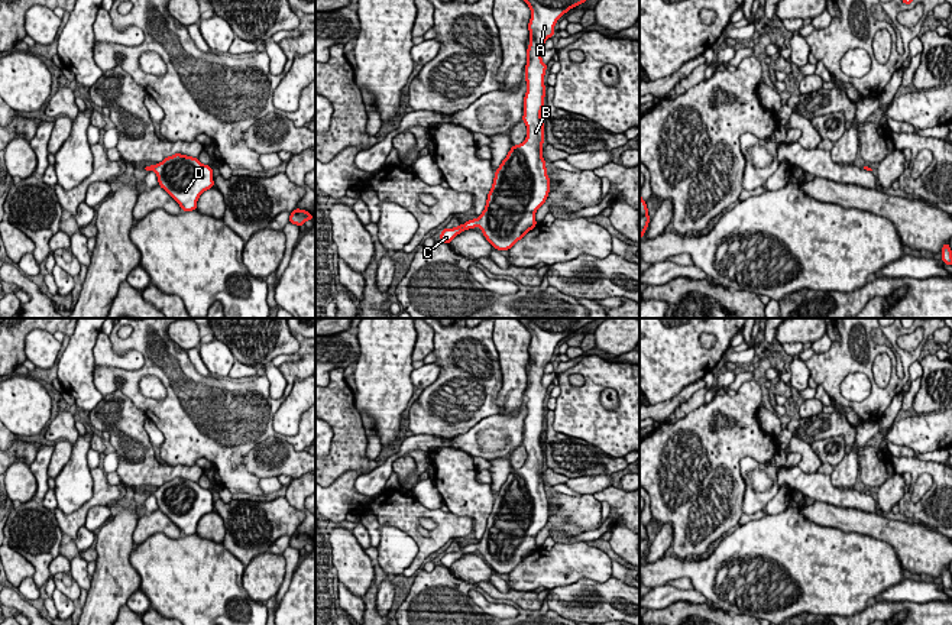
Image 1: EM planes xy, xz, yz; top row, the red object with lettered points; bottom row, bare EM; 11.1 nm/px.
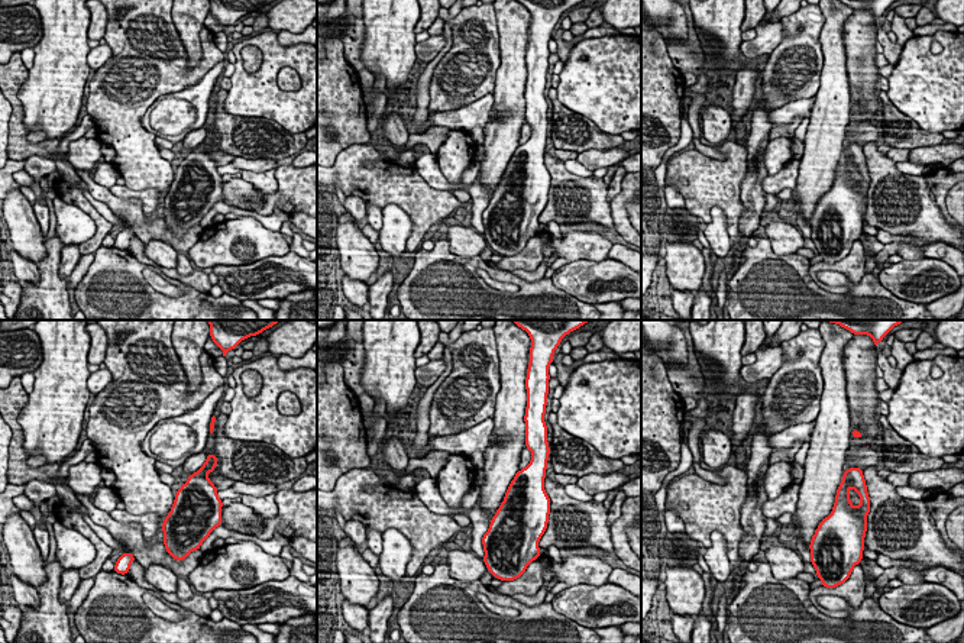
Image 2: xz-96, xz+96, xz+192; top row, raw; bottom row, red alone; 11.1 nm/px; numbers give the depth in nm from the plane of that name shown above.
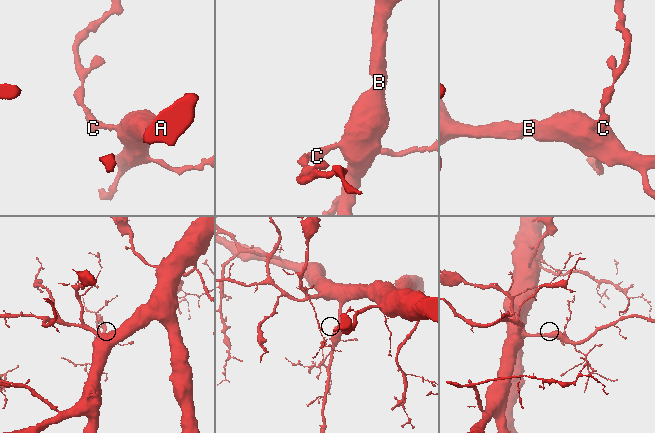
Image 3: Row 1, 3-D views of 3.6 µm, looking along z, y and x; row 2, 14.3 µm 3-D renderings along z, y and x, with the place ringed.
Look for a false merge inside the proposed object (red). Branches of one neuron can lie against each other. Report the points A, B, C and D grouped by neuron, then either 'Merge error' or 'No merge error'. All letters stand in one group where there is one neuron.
Groups: A B C D. No merge error

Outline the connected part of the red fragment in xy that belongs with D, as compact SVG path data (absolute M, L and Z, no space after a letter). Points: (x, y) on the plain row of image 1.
M175 477L145 493L155 495L159 511L179 528L182 535L197 534L198 521L214 511L211 490L201 488L198 482Z

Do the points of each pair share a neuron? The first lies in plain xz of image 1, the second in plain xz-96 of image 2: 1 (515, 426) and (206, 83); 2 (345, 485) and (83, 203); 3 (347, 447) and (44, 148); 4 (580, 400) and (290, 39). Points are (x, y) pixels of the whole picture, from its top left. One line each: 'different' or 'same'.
1: same
2: same
3: same
4: different

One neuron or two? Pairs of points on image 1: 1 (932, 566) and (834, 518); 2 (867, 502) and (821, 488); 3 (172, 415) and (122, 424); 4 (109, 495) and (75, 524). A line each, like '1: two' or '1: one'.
1: one
2: one
3: two
4: one

